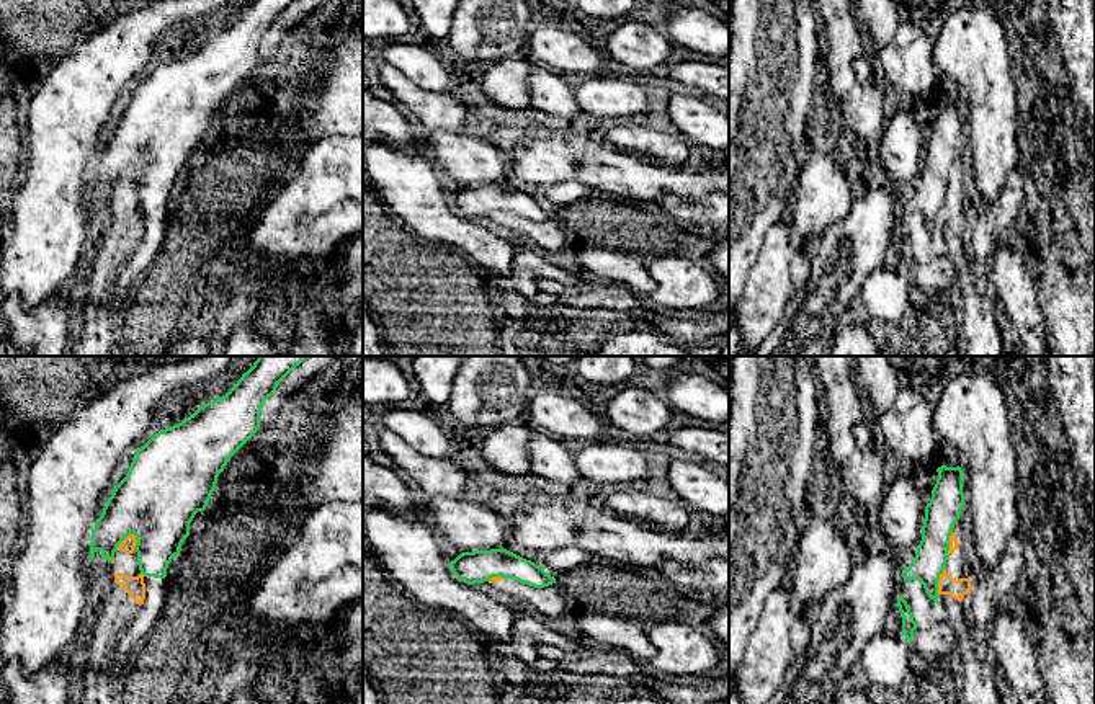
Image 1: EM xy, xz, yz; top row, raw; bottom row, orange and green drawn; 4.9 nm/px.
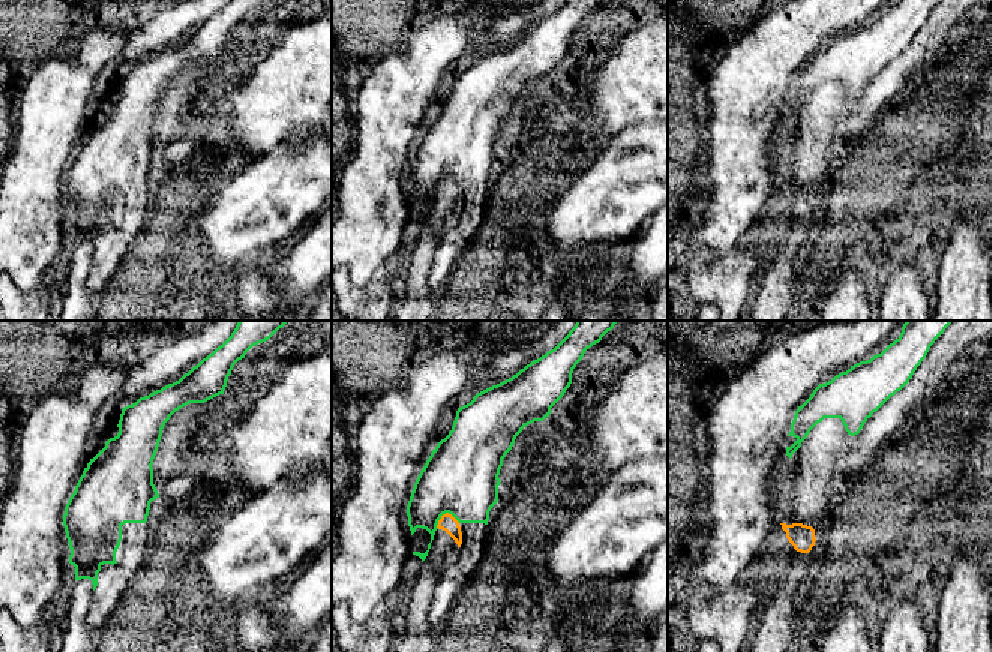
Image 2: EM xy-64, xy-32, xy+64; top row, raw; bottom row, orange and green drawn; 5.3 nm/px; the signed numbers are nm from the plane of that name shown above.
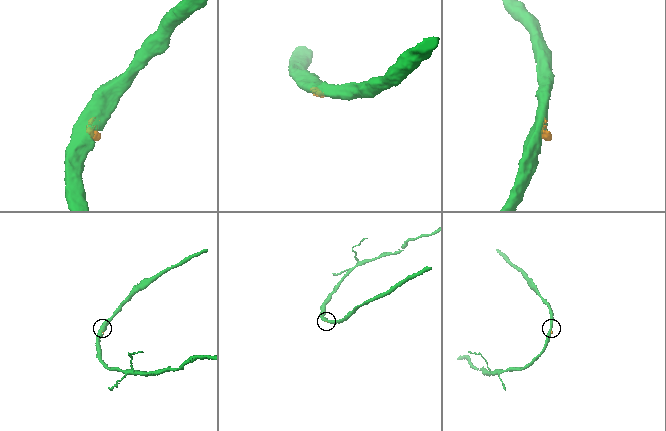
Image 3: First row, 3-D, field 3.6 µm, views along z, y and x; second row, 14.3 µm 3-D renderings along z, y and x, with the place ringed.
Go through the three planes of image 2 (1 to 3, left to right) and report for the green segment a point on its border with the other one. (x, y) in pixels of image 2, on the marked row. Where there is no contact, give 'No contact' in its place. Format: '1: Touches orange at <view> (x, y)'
1: No contact
2: Touches orange at xy-32 (446, 513)
3: No contact

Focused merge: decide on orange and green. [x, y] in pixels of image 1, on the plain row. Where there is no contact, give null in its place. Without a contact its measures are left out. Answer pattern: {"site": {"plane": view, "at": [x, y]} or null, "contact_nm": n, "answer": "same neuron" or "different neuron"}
{"site": {"plane": "xy", "at": [125, 173]}, "contact_nm": 120, "answer": "different neuron"}

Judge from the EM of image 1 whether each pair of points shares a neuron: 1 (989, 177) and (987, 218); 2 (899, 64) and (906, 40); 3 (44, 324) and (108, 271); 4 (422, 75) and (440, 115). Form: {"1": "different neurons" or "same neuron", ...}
{"1": "different neurons", "2": "same neuron", "3": "different neurons", "4": "different neurons"}

